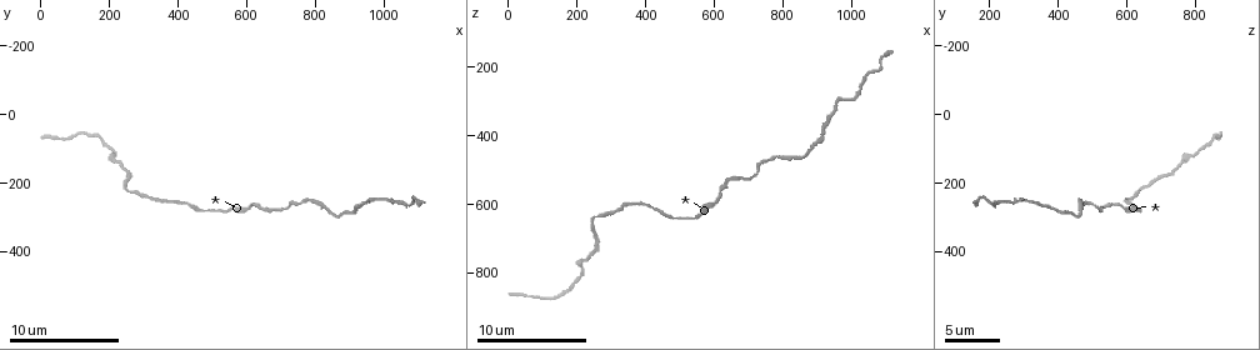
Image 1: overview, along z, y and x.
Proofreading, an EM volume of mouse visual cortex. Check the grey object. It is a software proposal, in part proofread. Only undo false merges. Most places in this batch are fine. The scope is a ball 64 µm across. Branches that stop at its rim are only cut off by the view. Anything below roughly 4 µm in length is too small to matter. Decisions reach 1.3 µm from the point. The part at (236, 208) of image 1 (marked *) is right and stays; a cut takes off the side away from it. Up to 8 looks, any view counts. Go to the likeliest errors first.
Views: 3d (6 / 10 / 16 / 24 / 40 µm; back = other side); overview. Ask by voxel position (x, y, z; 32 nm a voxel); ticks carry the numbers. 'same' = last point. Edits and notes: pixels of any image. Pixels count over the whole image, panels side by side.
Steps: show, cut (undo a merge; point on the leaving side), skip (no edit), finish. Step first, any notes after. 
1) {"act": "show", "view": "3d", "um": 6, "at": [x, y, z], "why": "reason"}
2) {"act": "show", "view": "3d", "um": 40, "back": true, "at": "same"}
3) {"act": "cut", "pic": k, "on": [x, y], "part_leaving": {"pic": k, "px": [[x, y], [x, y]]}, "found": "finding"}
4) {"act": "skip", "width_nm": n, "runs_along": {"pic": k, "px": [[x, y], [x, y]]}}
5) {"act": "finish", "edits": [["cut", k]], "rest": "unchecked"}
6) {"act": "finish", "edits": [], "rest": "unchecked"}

{"act": "show", "view": "3d", "um": 10, "at": [530, 270, 640], "why": "sudden change in width"}

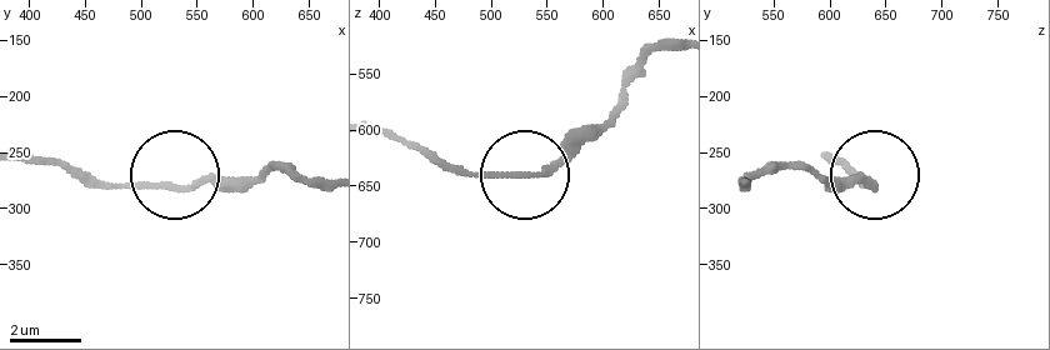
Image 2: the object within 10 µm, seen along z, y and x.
{"act": "skip", "width_nm": 150, "runs_along": {"pic": 2, "px": [[219, 179], [114, 188], [90, 179]]}, "found": "one neuron here"}

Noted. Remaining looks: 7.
{"act": "show", "view": "3d", "um": 10, "at": [910, 280, 400], "why": "a narrow waist"}

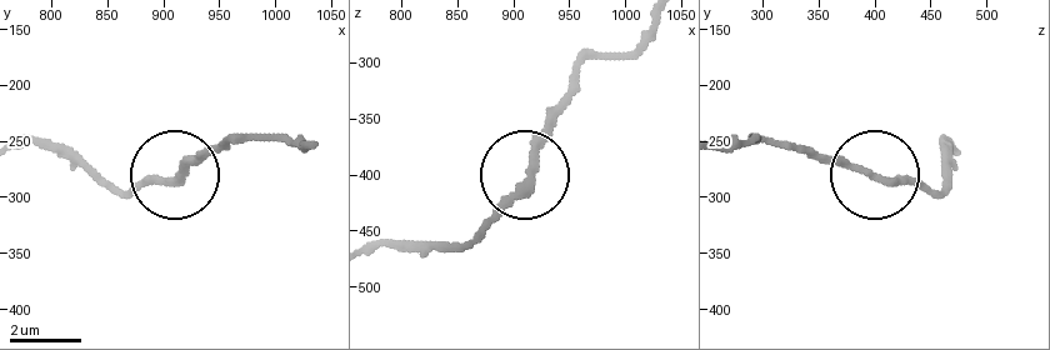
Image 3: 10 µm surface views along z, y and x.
{"act": "skip", "runs_along": {"pic": 3, "px": [[370, 254], [441, 249], [478, 230], [525, 168], [568, 81]]}, "found": "one neuron here"}

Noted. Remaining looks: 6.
{"act": "show", "view": "3d", "um": 10, "at": [220, 120, 800], "why": "thick turns thin"}

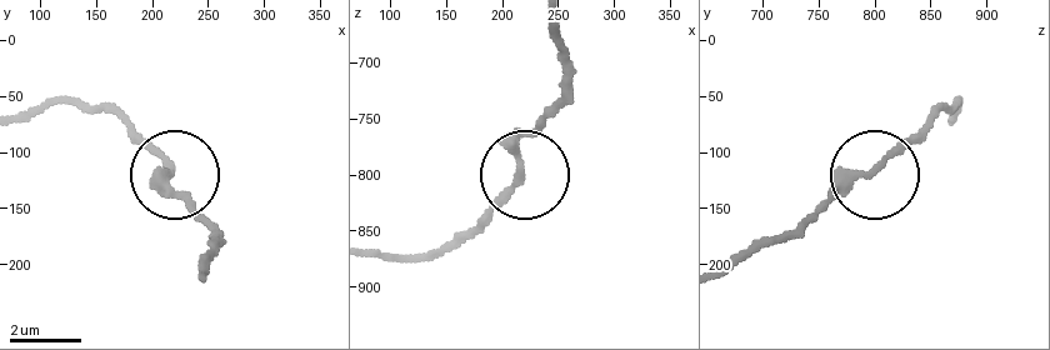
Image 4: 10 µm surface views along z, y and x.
{"act": "show", "view": "3d", "um": 10, "back": true, "at": [214, 112, 808]}

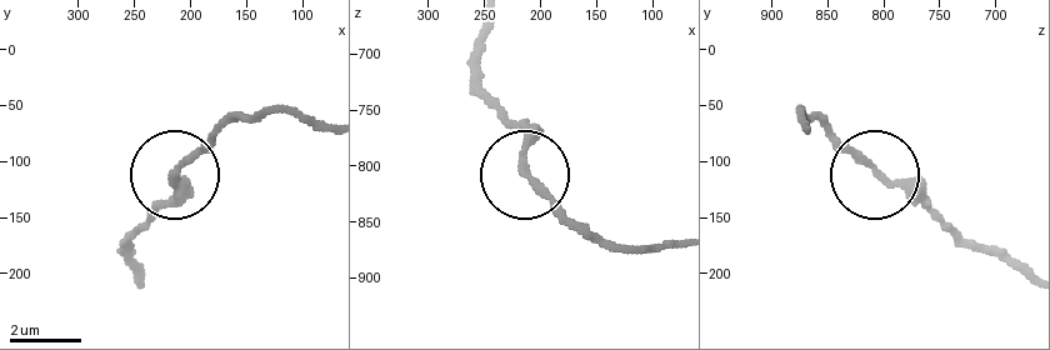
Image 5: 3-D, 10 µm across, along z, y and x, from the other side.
{"act": "skip", "runs_along": {"pic": 5, "px": [[1025, 275], [961, 239], [908, 191], [873, 176], [821, 126]]}, "found": "continuous, no second neuron"}

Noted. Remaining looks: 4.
{"act": "show", "view": "3d", "um": 6, "at": [670, 280, 520], "why": "calibre changes"}

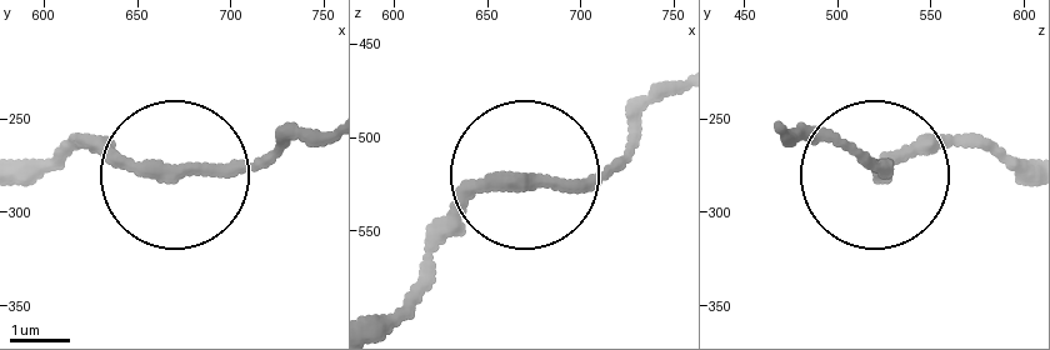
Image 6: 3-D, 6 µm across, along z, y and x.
{"act": "skip", "runs_along": {"pic": 6, "px": [[371, 328], [461, 208], [595, 174], [635, 139]]}, "found": "one neuron here"}

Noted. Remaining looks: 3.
{"act": "finish", "edits": [], "rest": "unchecked"}

